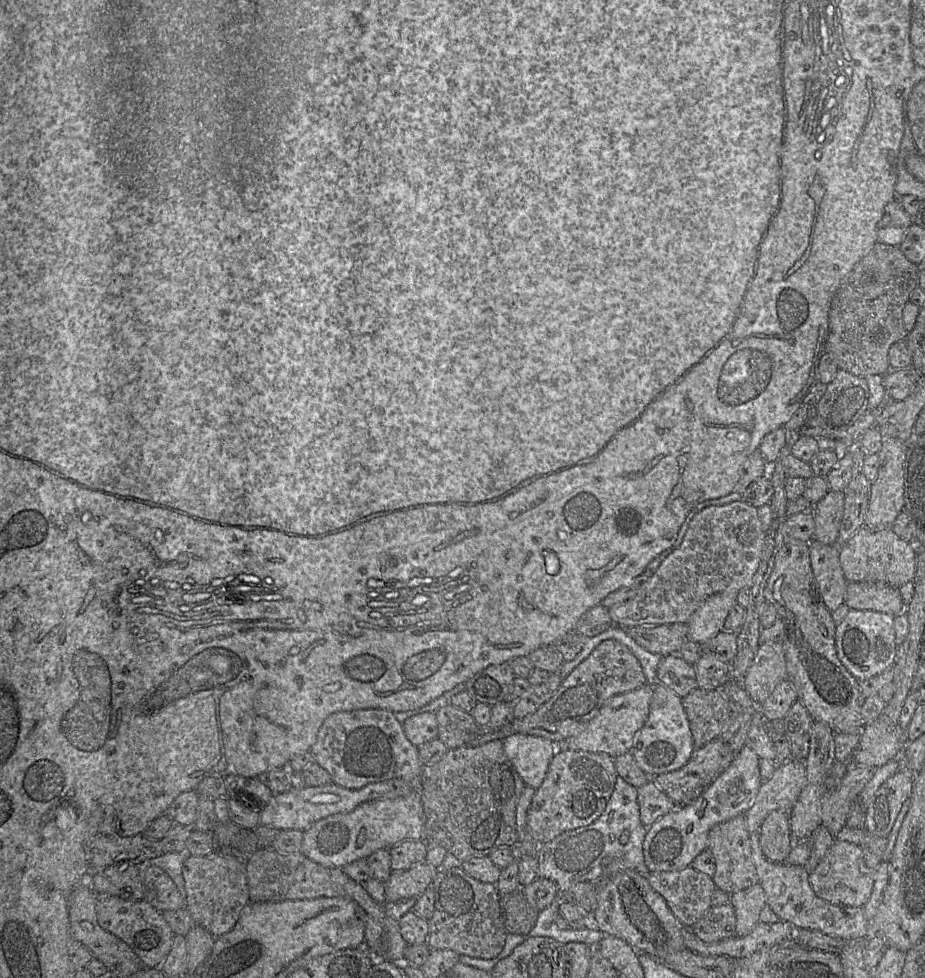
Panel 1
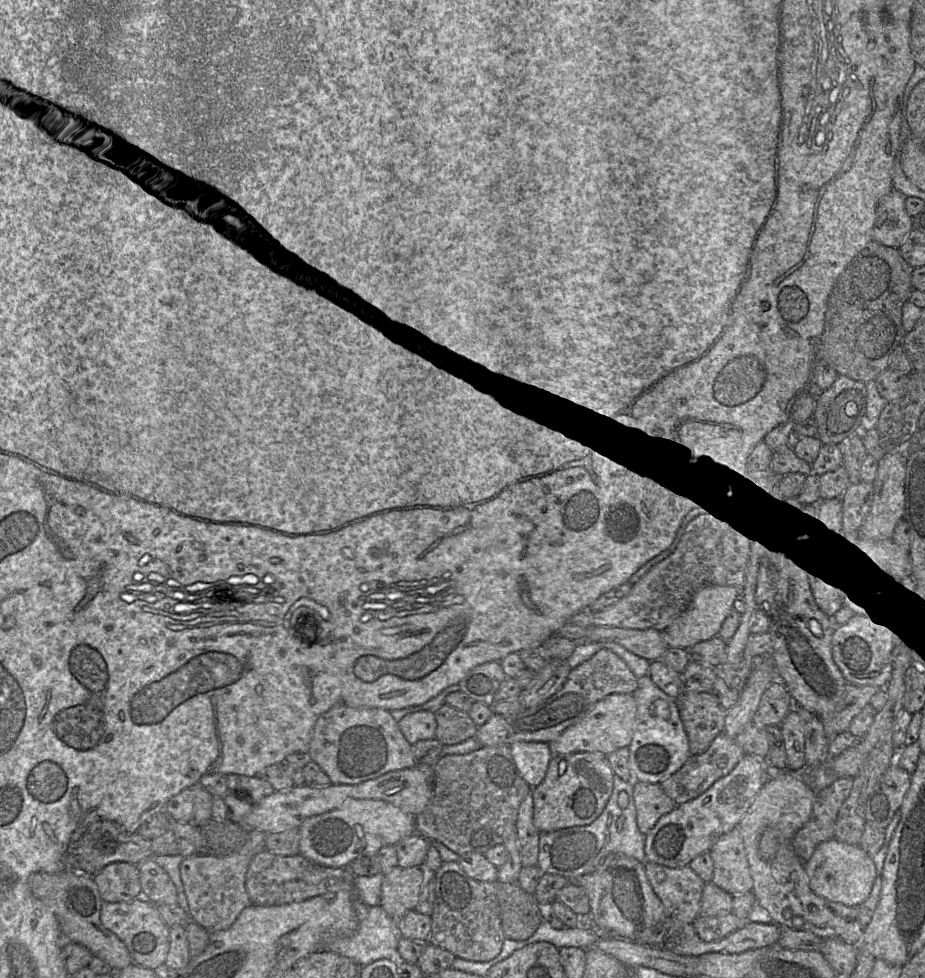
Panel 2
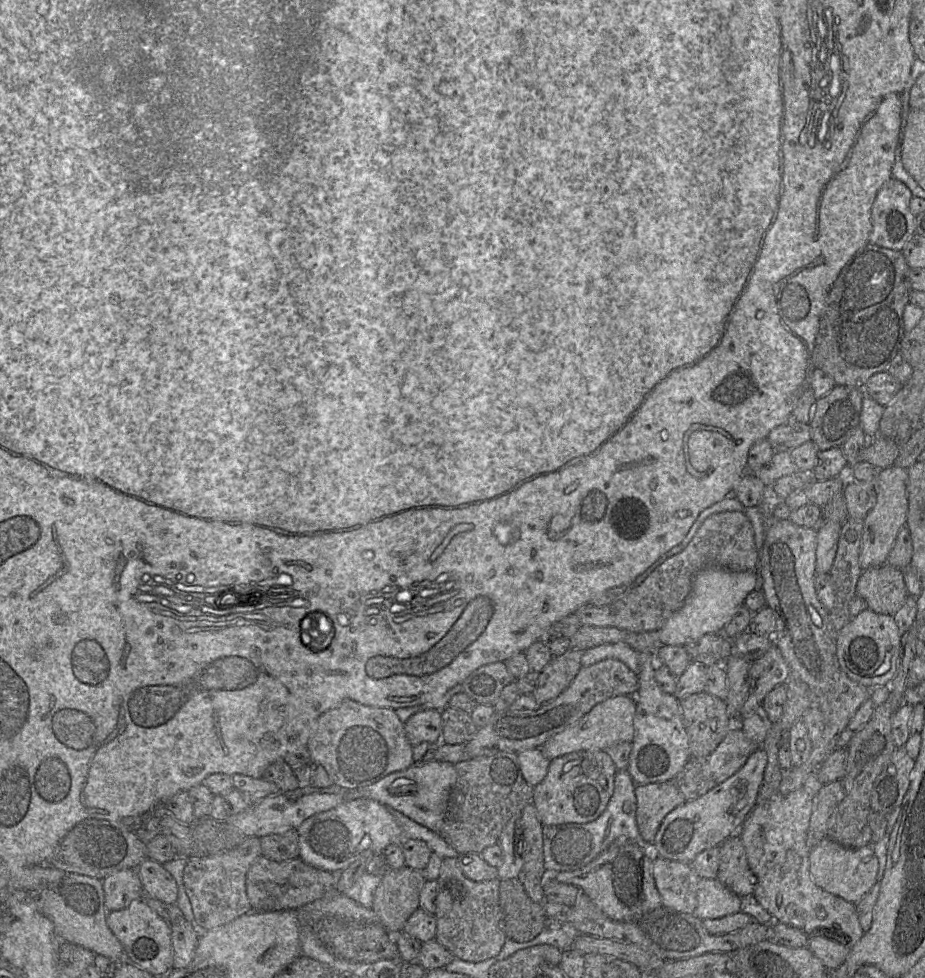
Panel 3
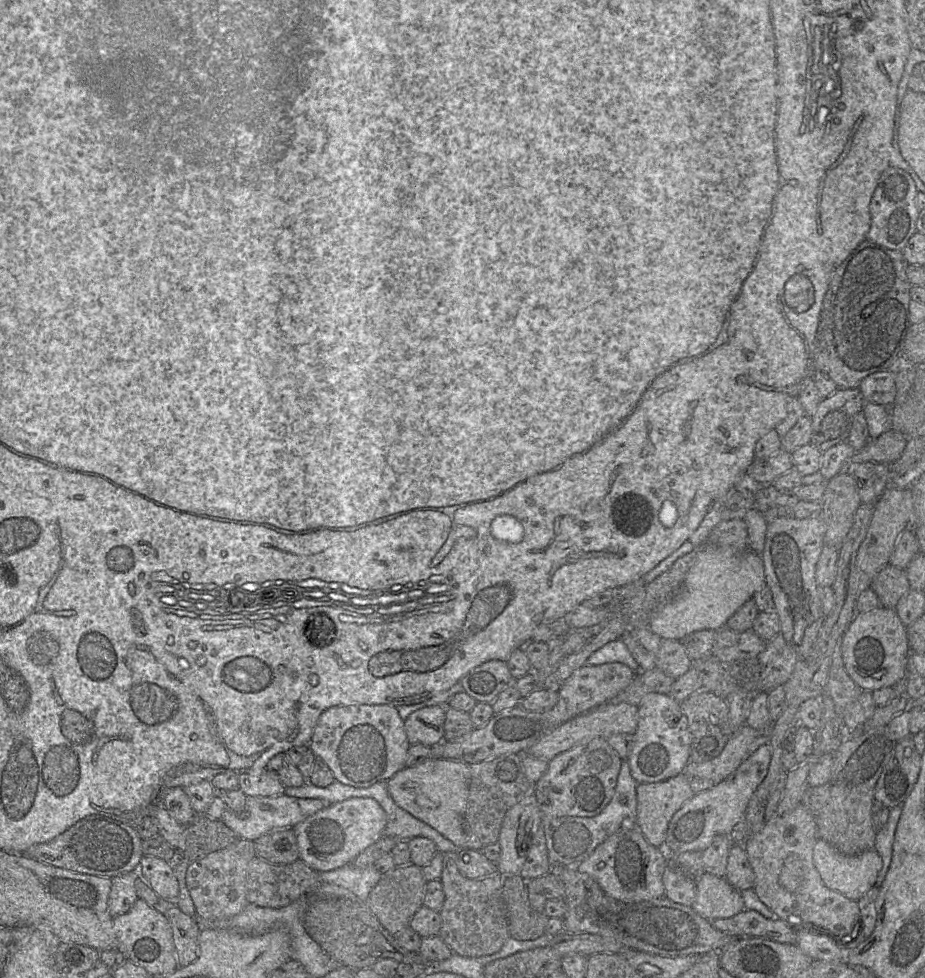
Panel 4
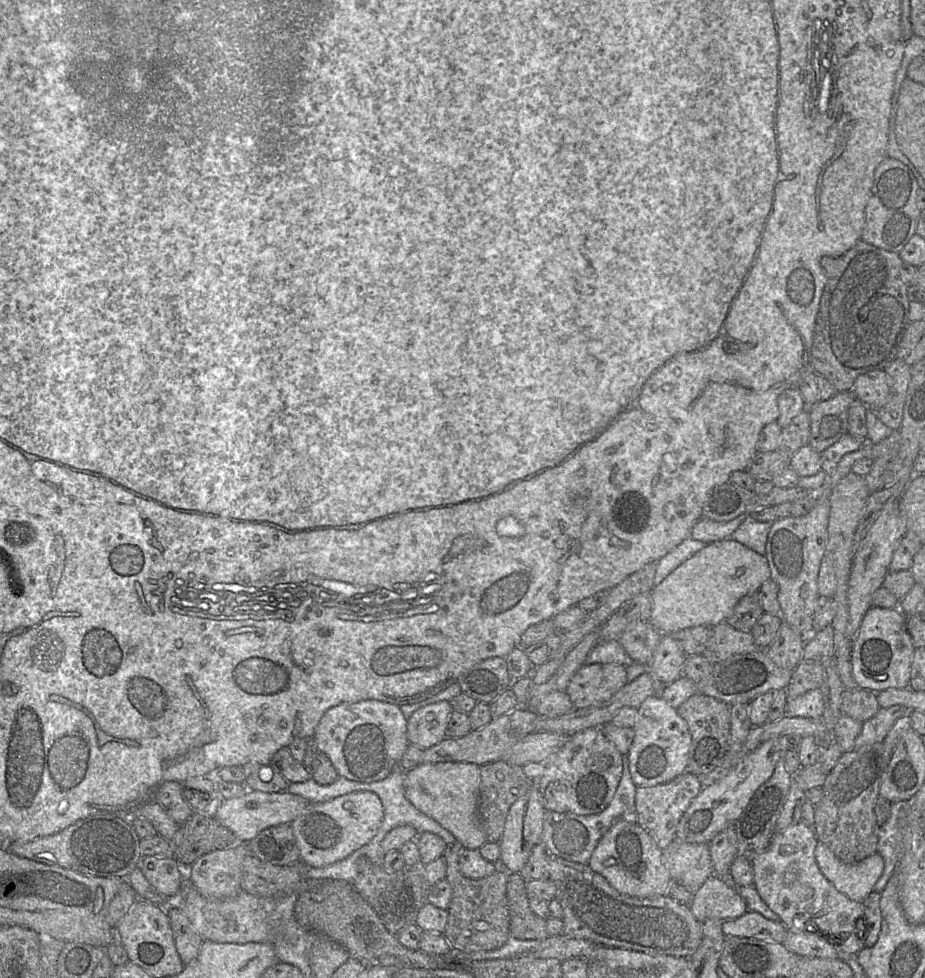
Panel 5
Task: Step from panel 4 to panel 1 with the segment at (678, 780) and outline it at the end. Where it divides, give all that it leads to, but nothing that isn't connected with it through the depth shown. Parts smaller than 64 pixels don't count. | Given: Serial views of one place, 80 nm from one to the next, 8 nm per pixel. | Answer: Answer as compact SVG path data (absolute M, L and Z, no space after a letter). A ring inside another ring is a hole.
M652 779L640 786L637 793L640 820L646 827L651 826L659 818L677 807Z

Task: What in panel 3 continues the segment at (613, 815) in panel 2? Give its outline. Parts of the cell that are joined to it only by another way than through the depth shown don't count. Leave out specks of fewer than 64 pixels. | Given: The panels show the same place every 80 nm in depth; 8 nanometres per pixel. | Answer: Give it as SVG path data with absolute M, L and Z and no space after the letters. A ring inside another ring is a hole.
M628 770L617 771L613 794L601 815L588 823L566 823L542 827L543 857L546 872L569 872L583 868L598 857L617 839L628 839L640 846L647 846L636 823L635 782ZM629 802L630 811L623 811L623 804Z

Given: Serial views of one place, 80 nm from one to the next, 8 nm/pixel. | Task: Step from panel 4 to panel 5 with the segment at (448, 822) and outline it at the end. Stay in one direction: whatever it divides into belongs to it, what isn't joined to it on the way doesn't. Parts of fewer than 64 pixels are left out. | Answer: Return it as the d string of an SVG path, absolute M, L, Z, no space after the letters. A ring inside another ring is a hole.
M421 763L405 776L407 799L419 811L449 831L465 849L478 850L487 843L478 815L480 766L473 763Z

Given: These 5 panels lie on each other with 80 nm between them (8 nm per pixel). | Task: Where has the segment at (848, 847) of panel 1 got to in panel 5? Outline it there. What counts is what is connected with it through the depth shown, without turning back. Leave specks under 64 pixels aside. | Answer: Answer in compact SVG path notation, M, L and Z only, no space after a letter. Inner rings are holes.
M818 841L814 854L822 874L839 892L856 902L863 902L874 890L884 869L883 858L878 853L858 863L847 864Z

